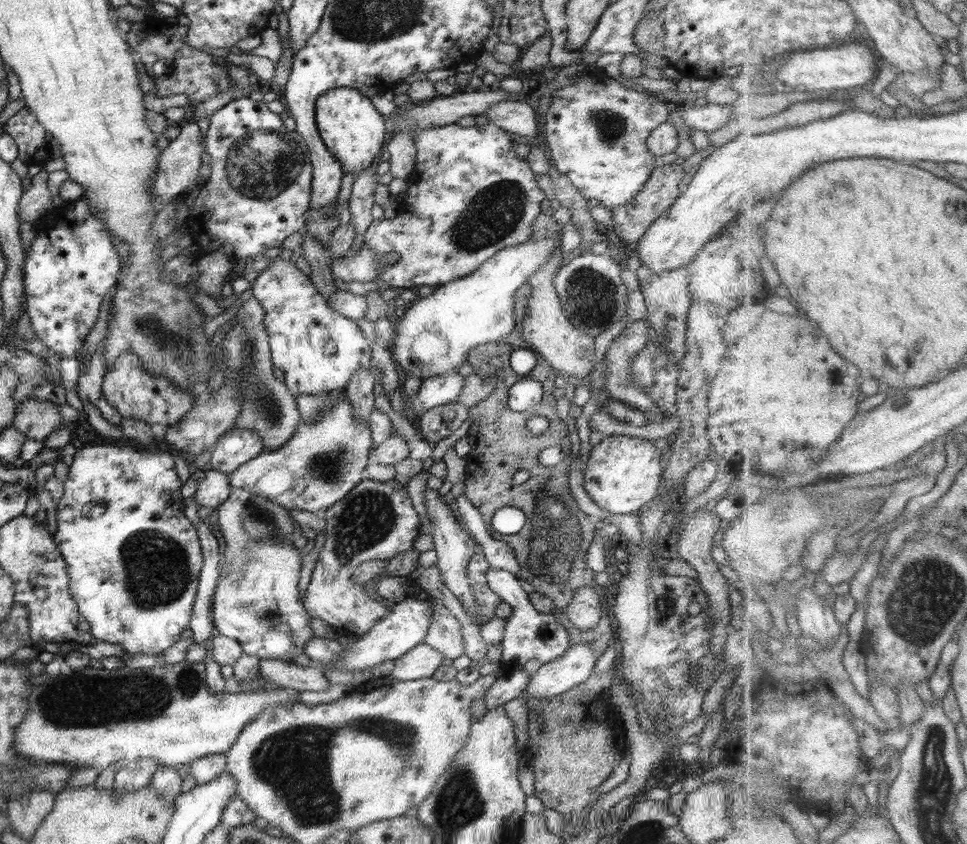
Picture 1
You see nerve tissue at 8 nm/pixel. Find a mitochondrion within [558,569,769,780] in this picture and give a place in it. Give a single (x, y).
(664, 608)

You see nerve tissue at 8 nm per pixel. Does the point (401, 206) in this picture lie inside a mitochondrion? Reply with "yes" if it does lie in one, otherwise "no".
no

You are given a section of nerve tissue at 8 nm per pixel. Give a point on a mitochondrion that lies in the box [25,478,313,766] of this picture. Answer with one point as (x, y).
(158, 571)

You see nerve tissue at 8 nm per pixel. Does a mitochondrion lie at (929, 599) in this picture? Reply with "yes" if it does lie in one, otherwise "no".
yes

